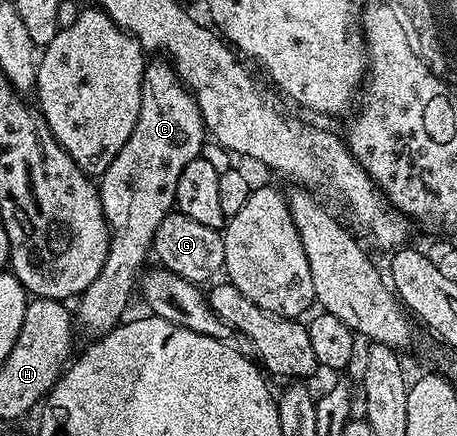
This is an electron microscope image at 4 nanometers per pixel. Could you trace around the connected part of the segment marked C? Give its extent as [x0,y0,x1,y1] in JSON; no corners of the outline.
[73,59,205,339]

